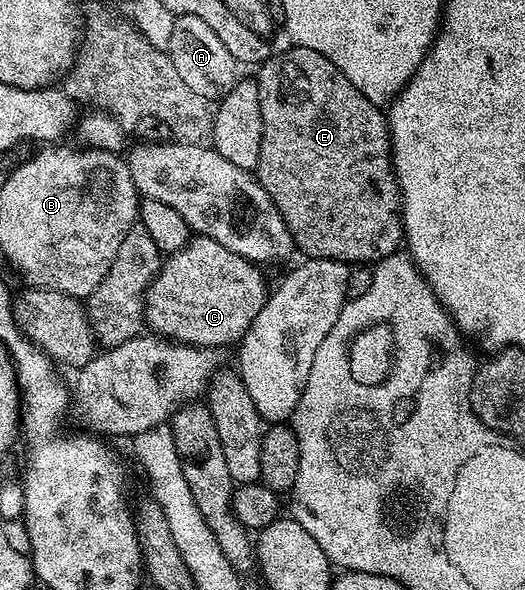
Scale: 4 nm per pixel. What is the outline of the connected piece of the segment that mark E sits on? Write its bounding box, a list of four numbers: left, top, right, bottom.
[254,45,404,261]

